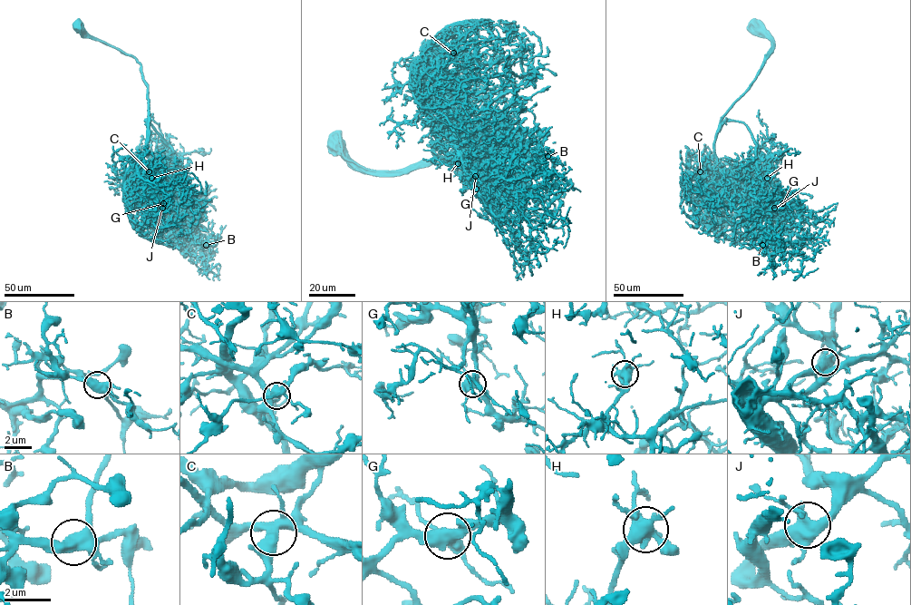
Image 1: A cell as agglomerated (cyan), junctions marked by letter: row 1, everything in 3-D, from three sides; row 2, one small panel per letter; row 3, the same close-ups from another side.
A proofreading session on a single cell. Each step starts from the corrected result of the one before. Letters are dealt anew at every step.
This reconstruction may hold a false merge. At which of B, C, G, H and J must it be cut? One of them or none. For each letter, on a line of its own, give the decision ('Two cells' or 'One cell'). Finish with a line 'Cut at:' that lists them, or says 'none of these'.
B: One cell
C: One cell
G: Two cells
H: One cell
J: One cell
Cut at: G

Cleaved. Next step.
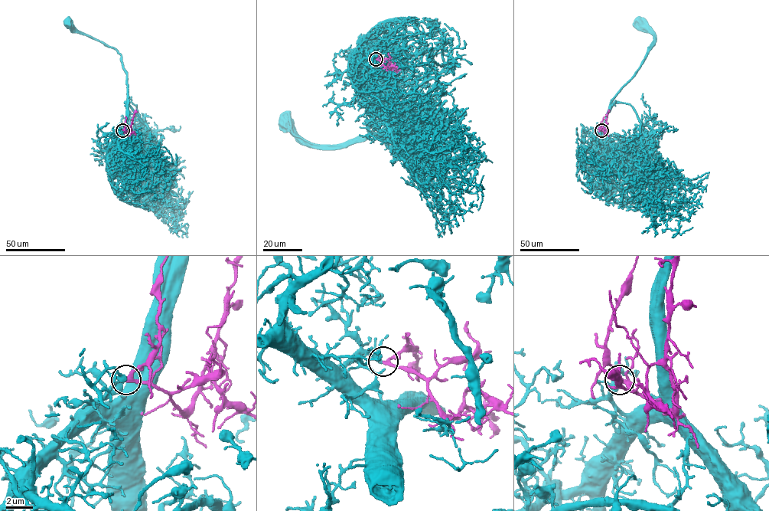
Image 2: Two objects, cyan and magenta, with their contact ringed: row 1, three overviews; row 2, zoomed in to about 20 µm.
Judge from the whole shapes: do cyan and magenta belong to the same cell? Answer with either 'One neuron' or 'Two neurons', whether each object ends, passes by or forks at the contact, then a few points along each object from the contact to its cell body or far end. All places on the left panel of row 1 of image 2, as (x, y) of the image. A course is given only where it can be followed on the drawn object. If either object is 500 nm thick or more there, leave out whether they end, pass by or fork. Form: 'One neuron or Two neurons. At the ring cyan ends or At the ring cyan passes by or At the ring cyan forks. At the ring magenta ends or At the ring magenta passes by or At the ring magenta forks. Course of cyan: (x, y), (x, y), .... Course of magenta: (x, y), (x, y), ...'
One neuron. At the ring cyan passes by. At the ring magenta passes by. Course of cyan: (122, 129), (119, 132), (127, 109), (127, 74), (121, 55), (68, 23). Course of magenta: (122, 130), (128, 132), (136, 109)

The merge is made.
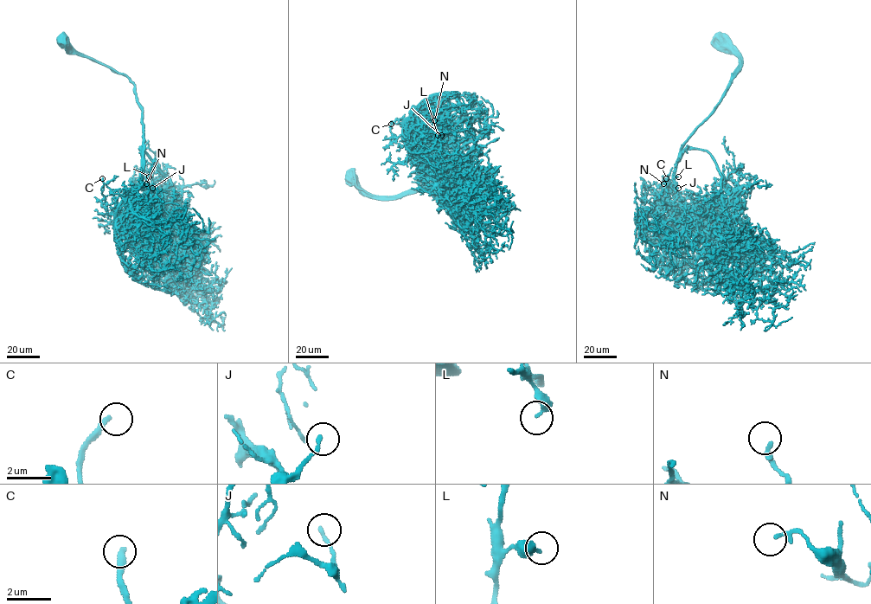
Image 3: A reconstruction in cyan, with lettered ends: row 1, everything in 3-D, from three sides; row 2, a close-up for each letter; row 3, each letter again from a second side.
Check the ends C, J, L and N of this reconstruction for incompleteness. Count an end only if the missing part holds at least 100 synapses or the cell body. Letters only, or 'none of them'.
C

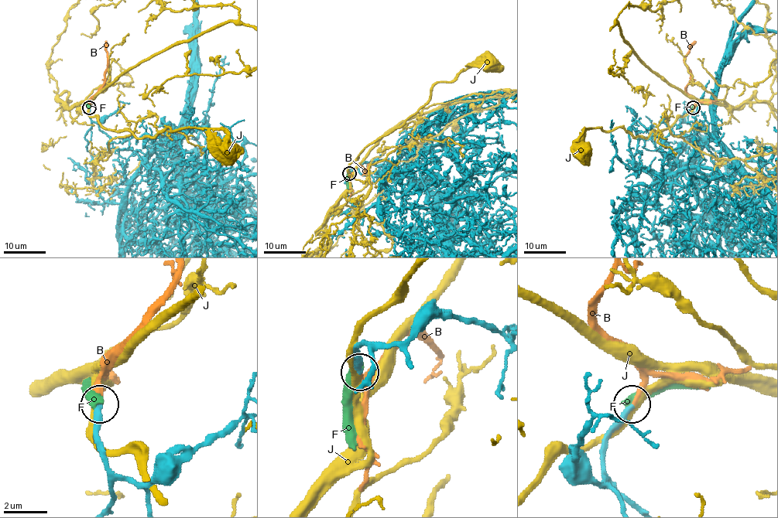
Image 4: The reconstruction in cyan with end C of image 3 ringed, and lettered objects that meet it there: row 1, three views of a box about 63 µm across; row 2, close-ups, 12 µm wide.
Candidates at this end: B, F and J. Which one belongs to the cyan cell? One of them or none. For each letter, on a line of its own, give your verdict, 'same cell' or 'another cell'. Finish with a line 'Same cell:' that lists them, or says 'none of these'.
B: same cell
F: another cell
J: another cell
Same cell: B

